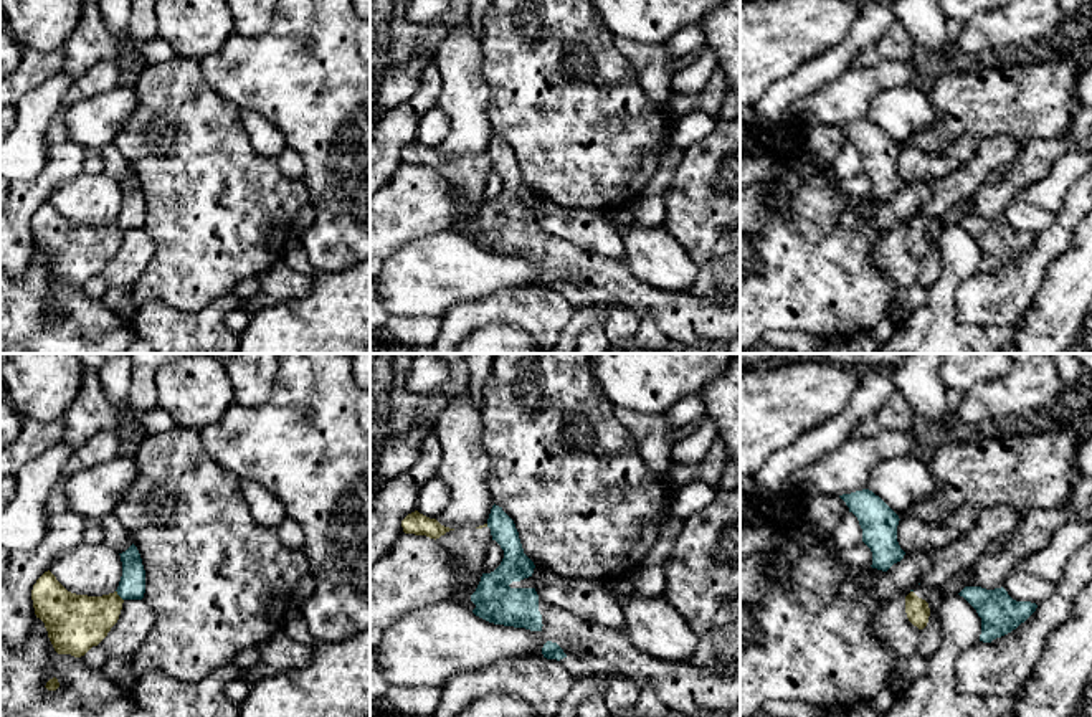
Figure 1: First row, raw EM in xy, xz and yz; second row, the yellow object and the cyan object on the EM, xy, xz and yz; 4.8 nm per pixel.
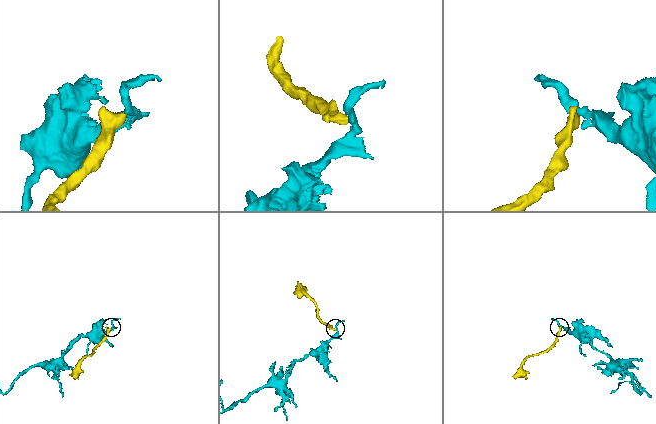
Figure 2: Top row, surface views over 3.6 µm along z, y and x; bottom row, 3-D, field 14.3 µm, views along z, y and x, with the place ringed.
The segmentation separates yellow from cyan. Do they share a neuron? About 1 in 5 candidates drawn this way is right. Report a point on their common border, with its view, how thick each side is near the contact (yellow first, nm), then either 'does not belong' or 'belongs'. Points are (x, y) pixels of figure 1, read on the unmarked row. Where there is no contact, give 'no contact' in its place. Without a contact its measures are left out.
meets yellow in xy at (118, 225); 280 nm thick on the yellow side, 130 nm on the other; does not belong

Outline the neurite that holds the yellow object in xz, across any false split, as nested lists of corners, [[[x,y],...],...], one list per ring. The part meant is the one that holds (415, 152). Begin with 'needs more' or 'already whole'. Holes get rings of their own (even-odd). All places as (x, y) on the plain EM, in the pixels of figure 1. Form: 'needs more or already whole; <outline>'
needs more; [[[415,140],[401,150],[401,157],[405,164],[434,169],[448,182],[454,195],[471,202],[471,213],[456,218],[453,230],[474,240],[476,235],[471,231],[471,225],[481,211],[486,175],[492,169],[487,154],[469,159],[449,159],[436,149]]]

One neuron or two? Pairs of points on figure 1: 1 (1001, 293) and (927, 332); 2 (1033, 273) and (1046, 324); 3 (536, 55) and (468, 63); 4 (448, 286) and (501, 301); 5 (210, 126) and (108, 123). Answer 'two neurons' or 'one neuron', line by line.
1: two neurons
2: two neurons
3: two neurons
4: two neurons
5: two neurons

